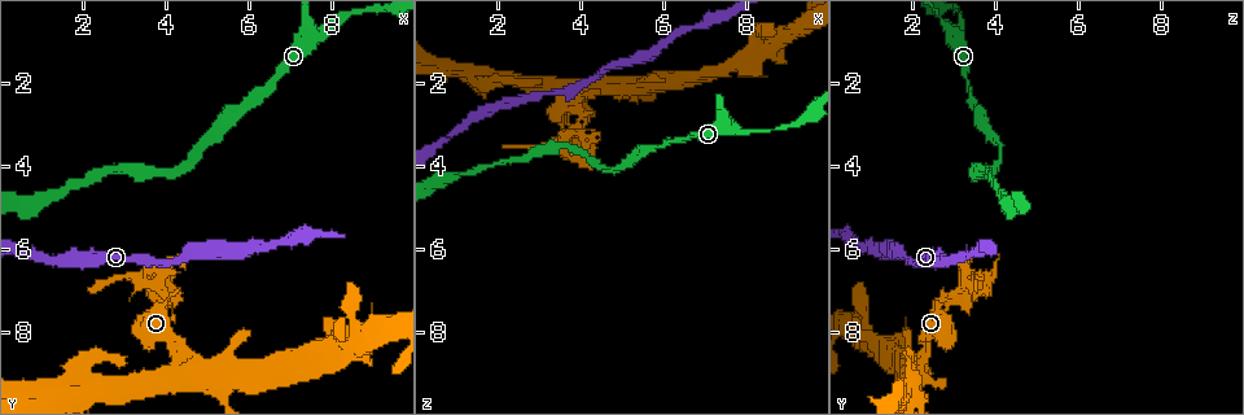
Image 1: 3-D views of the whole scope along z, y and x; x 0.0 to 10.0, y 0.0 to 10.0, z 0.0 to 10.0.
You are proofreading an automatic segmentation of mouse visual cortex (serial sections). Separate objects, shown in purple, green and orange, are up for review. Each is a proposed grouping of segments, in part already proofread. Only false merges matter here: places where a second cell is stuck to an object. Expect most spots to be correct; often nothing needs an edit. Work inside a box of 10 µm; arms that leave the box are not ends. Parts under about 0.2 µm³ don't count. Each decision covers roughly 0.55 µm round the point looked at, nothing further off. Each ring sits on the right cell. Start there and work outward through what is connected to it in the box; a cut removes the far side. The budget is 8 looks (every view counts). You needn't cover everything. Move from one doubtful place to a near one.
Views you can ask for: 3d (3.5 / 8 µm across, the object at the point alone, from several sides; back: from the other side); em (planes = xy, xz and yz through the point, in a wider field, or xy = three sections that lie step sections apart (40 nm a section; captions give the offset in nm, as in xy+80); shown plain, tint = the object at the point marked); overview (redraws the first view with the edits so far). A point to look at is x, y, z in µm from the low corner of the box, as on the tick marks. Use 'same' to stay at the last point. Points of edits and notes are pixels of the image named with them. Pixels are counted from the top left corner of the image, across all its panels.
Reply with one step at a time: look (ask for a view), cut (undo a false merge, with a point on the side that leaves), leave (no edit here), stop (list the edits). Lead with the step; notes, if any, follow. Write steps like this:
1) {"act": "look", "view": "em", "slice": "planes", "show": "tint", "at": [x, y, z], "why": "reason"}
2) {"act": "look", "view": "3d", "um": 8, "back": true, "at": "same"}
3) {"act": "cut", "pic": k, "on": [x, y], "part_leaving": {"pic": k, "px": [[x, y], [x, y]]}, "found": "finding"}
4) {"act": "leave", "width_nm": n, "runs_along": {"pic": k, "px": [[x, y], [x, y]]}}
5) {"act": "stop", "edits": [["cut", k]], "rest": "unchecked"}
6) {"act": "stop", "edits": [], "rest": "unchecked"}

{"act": "look", "view": "3d", "um": 3.5, "at": [6.75, 5.95, 0.75], "why": "thin neck"}

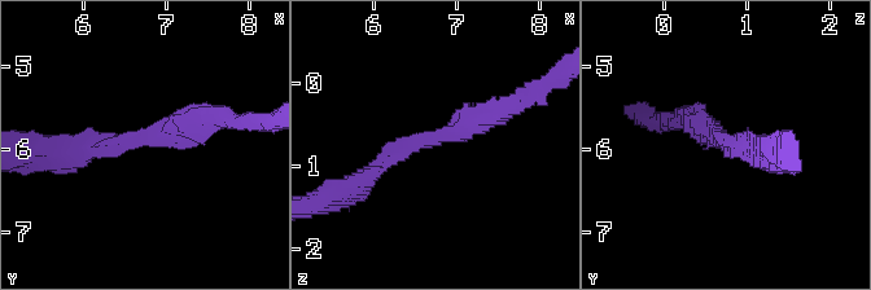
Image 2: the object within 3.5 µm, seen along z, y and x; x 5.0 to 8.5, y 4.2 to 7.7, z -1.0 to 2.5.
{"act": "look", "view": "em", "slice": "xy", "step": 2, "show": "tint", "at": [6.70, 5.90, 0.70], "arm_widths_nm": [250, 300]}

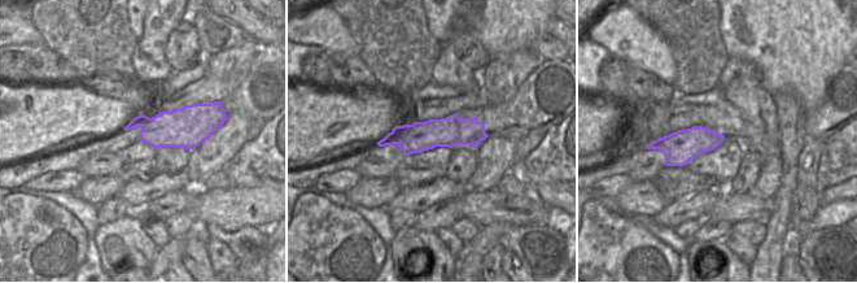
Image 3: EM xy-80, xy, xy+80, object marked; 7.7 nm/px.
{"act": "leave", "width_nm": 240, "runs_along": {"pic": 2, "px": [[359, 184], [415, 144], [506, 110]]}, "found": "one cell here"}

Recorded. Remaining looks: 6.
{"act": "look", "view": "3d", "um": 3.5, "at": [4.10, 8.95, 2.10], "why": "small branch off a trunk"}

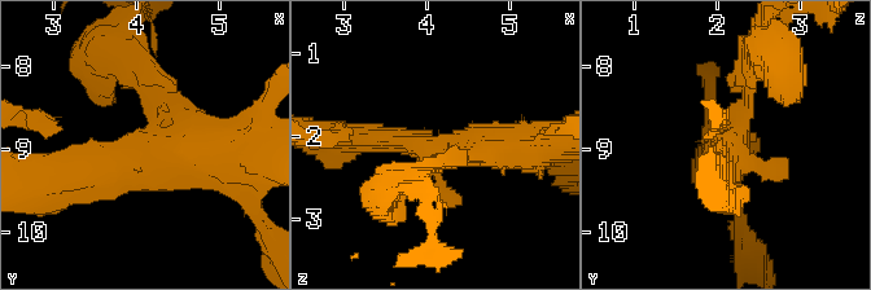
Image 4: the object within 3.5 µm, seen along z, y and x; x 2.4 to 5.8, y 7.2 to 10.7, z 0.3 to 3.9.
{"act": "look", "view": "em", "slice": "xy", "step": 3, "show": "tint", "at": [4.15, 8.90, 2.15], "why": "now the EM"}

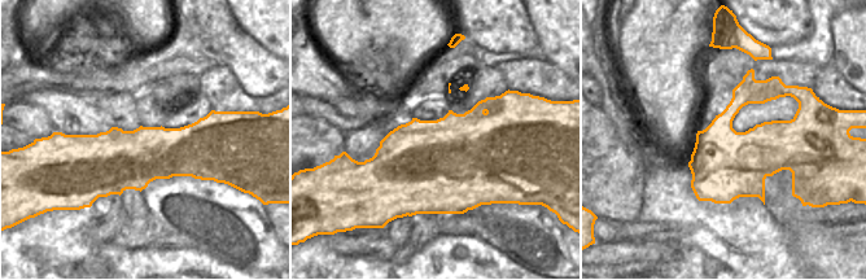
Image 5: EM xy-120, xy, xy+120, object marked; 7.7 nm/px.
{"act": "leave", "runs_along": {"pic": 4, "px": [[138, 69], [228, 157]]}, "found": "one cell here"}

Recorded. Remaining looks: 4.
{"act": "look", "view": "3d", "um": 3.5, "back": true, "at": [7.90, 0.70, 3.20]}

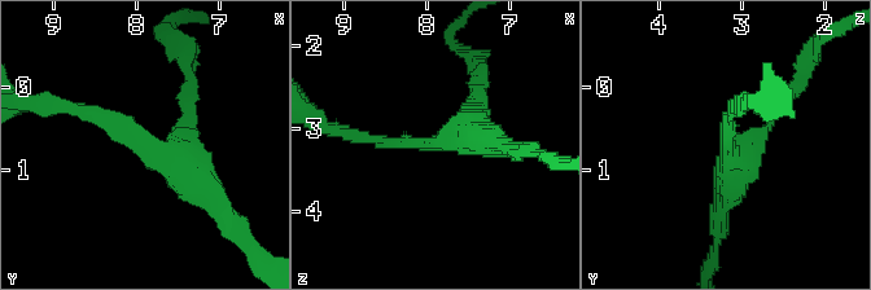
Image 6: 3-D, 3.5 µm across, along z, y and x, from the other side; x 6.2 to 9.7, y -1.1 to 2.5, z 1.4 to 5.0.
{"act": "look", "view": "em", "slice": "xy", "step": 2, "show": "tint", "at": [7.90, 0.65, 3.20], "arms": 3, "arm_widths_nm": [150, 200, 400]}

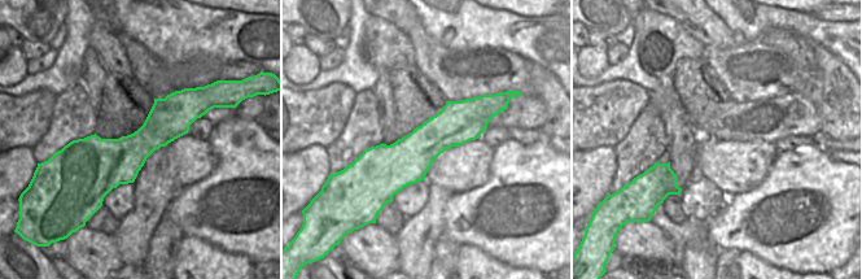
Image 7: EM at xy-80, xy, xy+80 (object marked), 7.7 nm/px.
{"act": "leave", "runs_along": {"pic": 6, "px": [[213, 200], [141, 140], [69, 109]]}, "found": "one cell here"}

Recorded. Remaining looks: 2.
{"act": "stop", "edits": [], "rest": "unchecked"}

